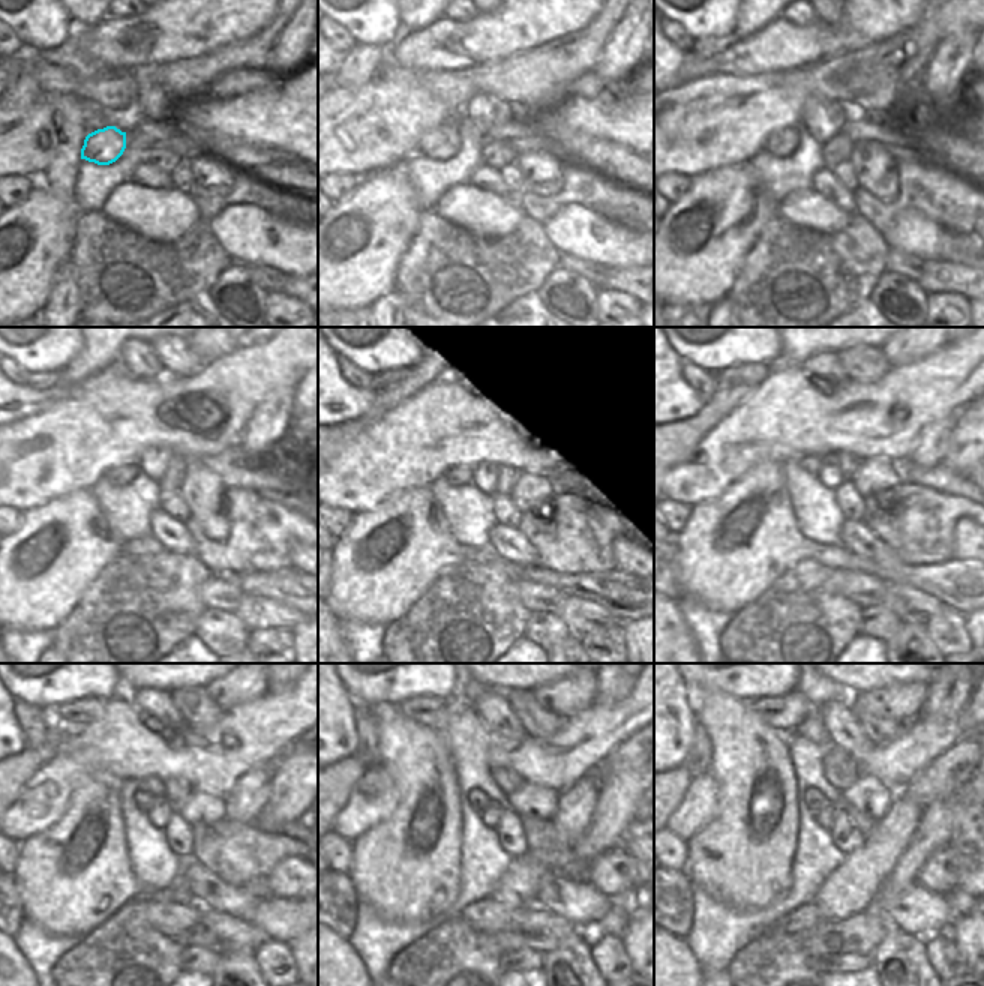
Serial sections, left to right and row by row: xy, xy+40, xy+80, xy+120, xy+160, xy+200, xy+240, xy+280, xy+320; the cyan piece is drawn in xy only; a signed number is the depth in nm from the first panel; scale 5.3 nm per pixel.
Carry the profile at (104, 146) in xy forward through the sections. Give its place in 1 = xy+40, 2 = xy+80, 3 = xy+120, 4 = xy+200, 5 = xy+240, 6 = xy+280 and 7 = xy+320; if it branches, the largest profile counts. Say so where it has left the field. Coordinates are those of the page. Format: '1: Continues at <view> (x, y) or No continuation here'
1: Continues at xy+40 (441, 143)
2: Continues at xy+80 (782, 143)
3: Continues at xy+120 (122, 474)
4: Continues at xy+200 (812, 464)
5: Continues at xy+240 (143, 800)
6: Continues at xy+280 (477, 799)
7: Continues at xy+320 (813, 799).

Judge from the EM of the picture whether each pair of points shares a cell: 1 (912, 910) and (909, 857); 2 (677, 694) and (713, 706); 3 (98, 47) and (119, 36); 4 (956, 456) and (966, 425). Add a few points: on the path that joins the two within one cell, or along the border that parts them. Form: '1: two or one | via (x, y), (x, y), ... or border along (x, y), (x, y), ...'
1: two | border along (915, 883), (882, 908)
2: two | border along (689, 688), (698, 724)
3: one | via (102, 42), (114, 41)
4: one | via (963, 449), (966, 446), (966, 432)

